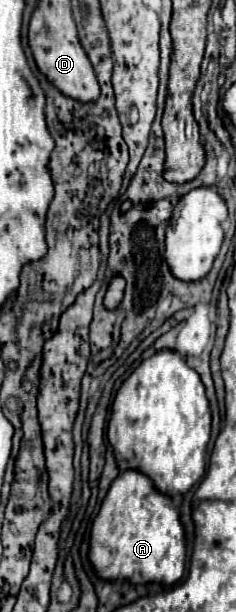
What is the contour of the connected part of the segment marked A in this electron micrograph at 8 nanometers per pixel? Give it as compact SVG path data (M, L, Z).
M121 471L91 525L89 561L103 581L125 579L133 585L173 585L185 567L185 531L171 497L155 491L141 471Z

